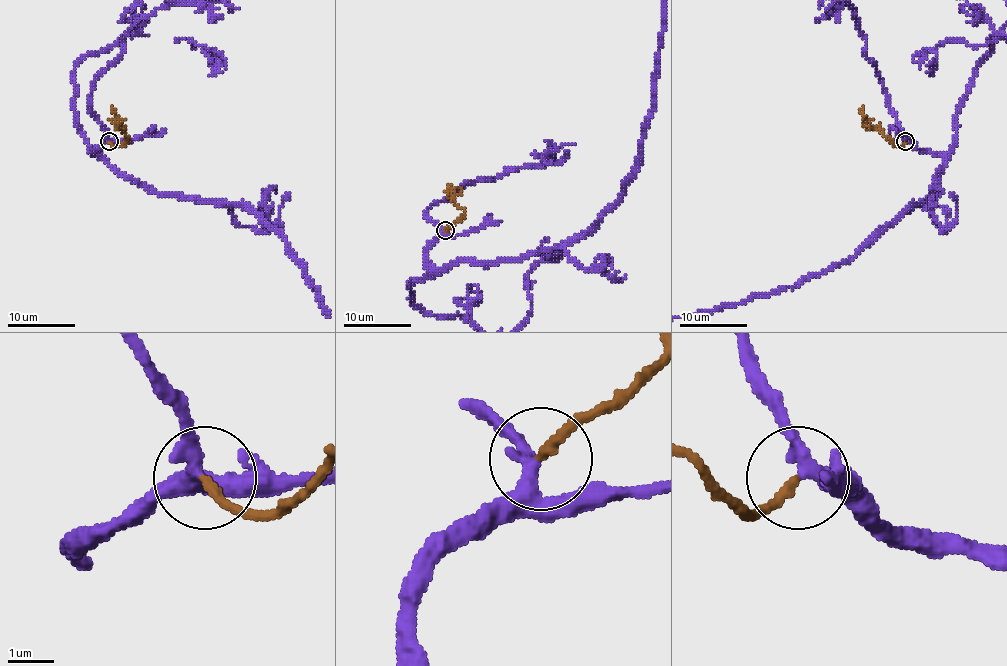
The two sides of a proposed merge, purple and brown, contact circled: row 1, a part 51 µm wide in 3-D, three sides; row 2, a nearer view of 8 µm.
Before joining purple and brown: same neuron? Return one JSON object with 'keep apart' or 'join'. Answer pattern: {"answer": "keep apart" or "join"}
{"answer": "join"}

